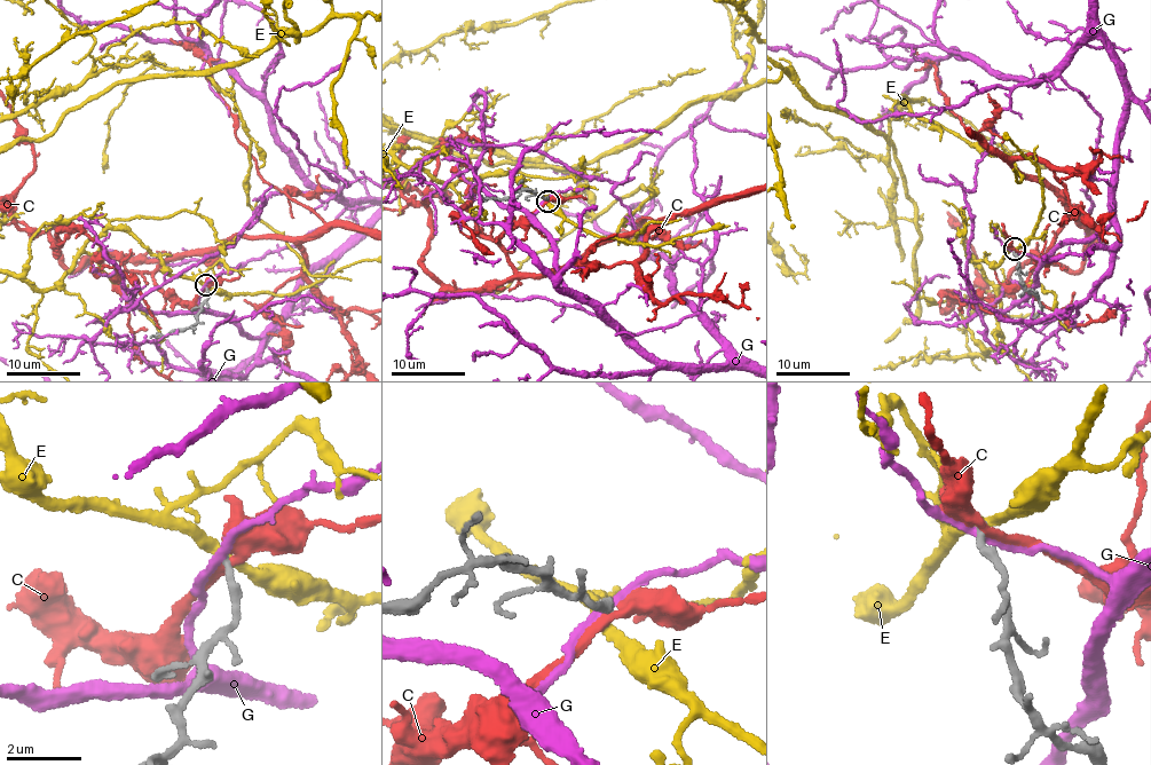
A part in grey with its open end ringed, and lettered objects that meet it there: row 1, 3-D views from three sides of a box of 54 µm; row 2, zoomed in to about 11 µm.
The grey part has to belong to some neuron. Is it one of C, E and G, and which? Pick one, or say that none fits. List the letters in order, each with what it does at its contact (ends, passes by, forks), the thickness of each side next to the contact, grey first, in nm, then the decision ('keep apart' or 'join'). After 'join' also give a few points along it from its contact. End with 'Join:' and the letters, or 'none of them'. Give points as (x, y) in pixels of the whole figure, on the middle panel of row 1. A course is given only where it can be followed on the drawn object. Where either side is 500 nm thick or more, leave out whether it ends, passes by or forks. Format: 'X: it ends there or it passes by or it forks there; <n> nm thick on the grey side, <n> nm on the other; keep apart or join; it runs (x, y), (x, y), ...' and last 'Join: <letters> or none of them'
C: it passes by; 180 nm thick on the grey side, 320 nm on the other; keep apart
E: it passes by; 160 nm thick on the grey side, 240 nm on the other; keep apart
G: it passes by; 180 nm thick on the grey side, 200 nm on the other; keep apart
Join: none of them

